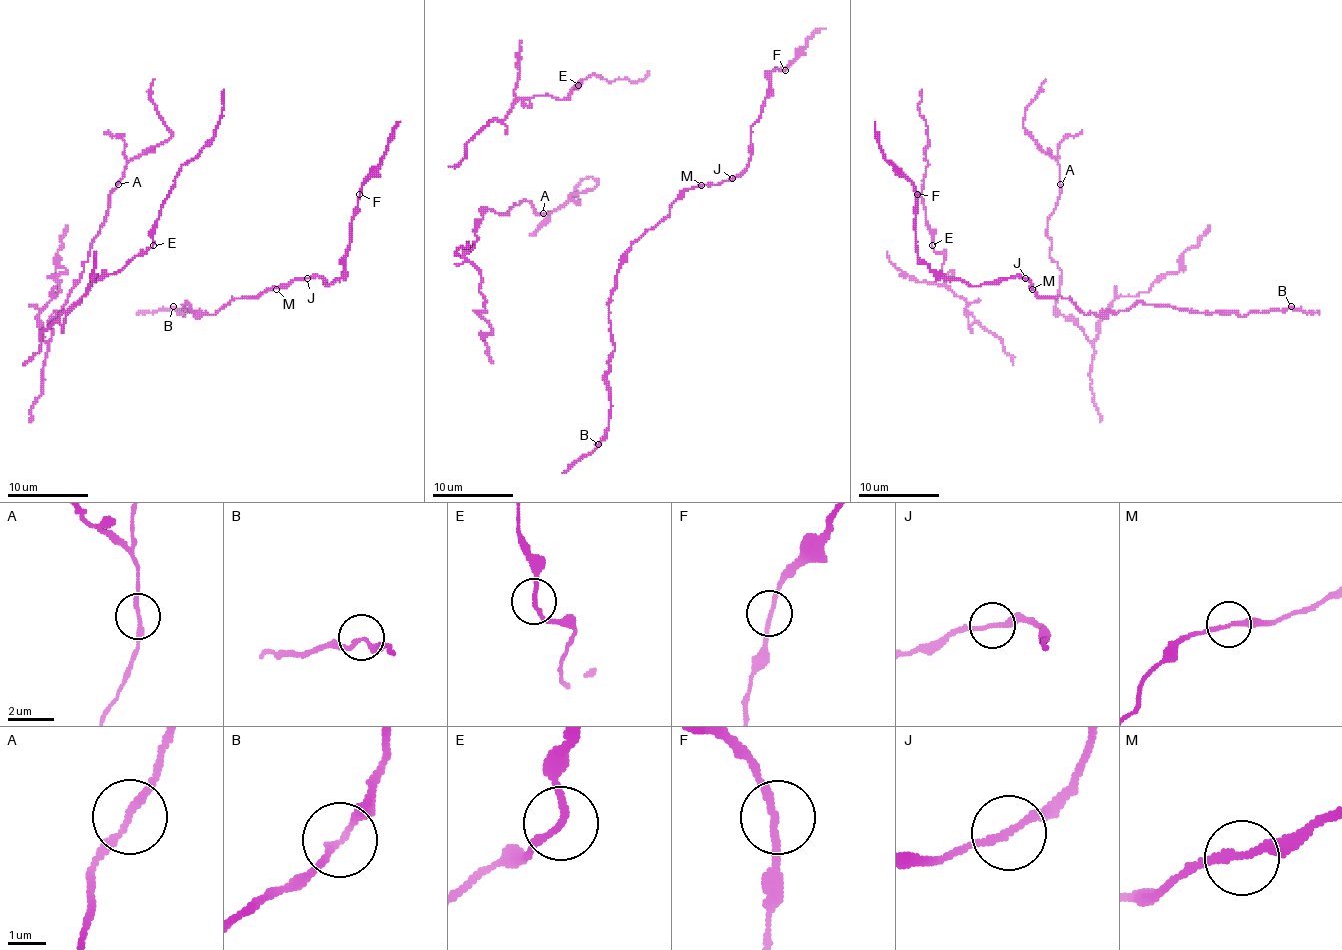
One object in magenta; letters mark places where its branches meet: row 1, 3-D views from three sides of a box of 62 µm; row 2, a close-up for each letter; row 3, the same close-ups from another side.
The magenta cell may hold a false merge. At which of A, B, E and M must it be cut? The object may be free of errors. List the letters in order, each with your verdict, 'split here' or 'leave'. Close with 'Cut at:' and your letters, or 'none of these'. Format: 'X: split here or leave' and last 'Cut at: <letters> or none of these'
A: leave
B: leave
E: leave
M: leave
Cut at: none of these

